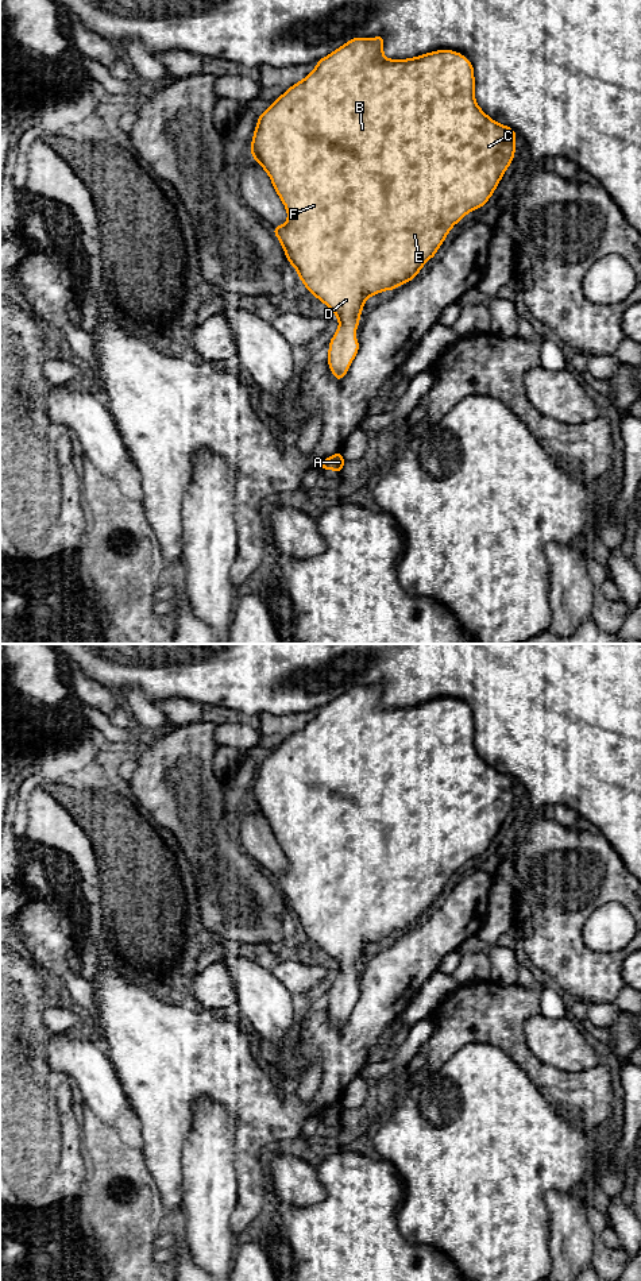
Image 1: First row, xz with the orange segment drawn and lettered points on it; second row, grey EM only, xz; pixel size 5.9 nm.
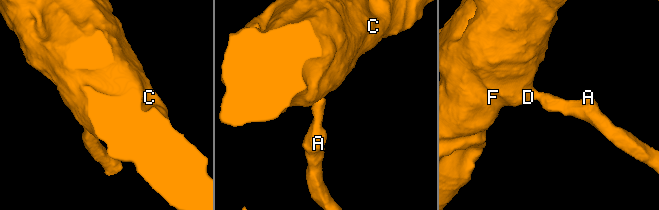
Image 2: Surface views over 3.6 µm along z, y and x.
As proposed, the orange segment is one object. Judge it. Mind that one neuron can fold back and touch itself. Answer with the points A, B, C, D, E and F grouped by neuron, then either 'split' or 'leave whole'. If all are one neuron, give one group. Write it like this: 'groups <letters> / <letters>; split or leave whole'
groups A B C D E F; leave whole

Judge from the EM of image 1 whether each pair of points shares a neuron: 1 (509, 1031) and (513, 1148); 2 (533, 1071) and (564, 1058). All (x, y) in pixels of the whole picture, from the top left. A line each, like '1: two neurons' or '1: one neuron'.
1: two neurons
2: two neurons

